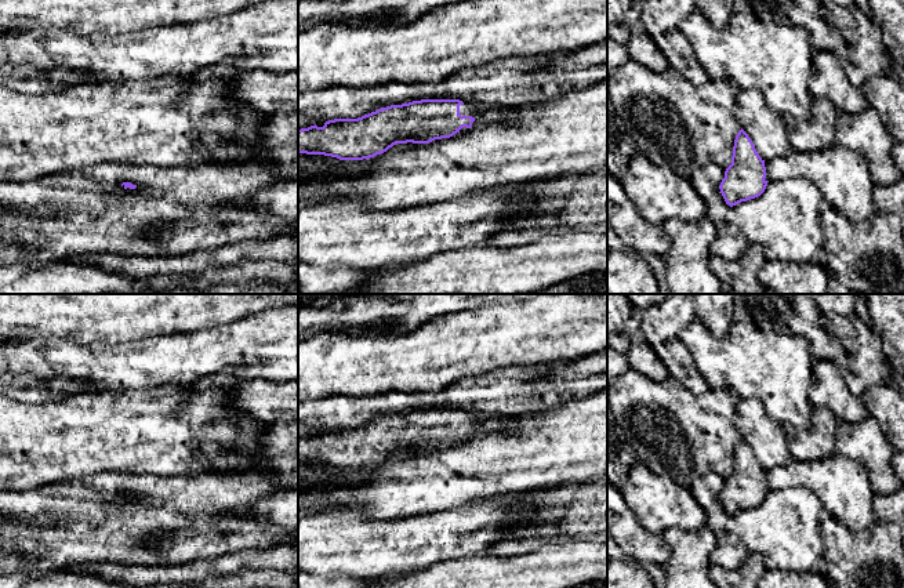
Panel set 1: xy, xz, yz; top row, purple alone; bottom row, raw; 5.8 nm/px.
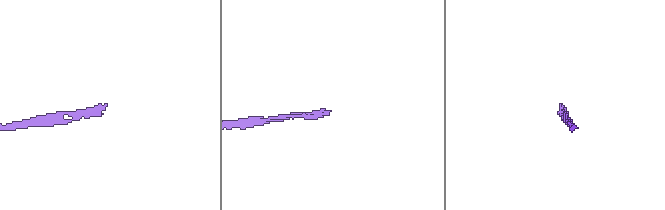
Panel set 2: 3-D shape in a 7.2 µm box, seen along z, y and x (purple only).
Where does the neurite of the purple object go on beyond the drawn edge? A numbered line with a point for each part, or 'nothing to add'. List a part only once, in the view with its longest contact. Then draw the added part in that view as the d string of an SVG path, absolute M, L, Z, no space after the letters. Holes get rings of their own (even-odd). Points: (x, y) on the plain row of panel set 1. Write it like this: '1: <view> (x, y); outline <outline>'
1: xz (482, 421); outline M464 411L460 414L461 425L472 425L475 431L508 431L516 427L513 415L486 414L480 411Z

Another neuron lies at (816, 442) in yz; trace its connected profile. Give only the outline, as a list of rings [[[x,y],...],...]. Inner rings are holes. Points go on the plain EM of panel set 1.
[[[813,407],[810,425],[806,429],[795,429],[784,425],[791,458],[803,462],[814,462],[834,454],[838,418],[827,409]]]

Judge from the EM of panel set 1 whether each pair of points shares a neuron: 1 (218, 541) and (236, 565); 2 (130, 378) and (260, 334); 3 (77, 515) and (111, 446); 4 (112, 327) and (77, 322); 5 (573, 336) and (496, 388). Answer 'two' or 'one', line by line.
1: two
2: one
3: two
4: one
5: two

